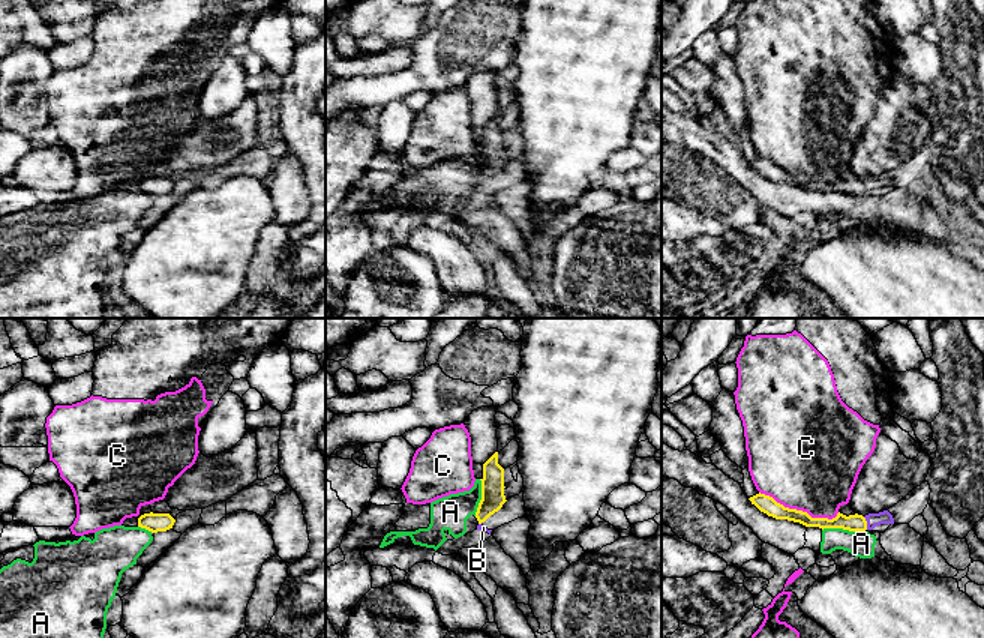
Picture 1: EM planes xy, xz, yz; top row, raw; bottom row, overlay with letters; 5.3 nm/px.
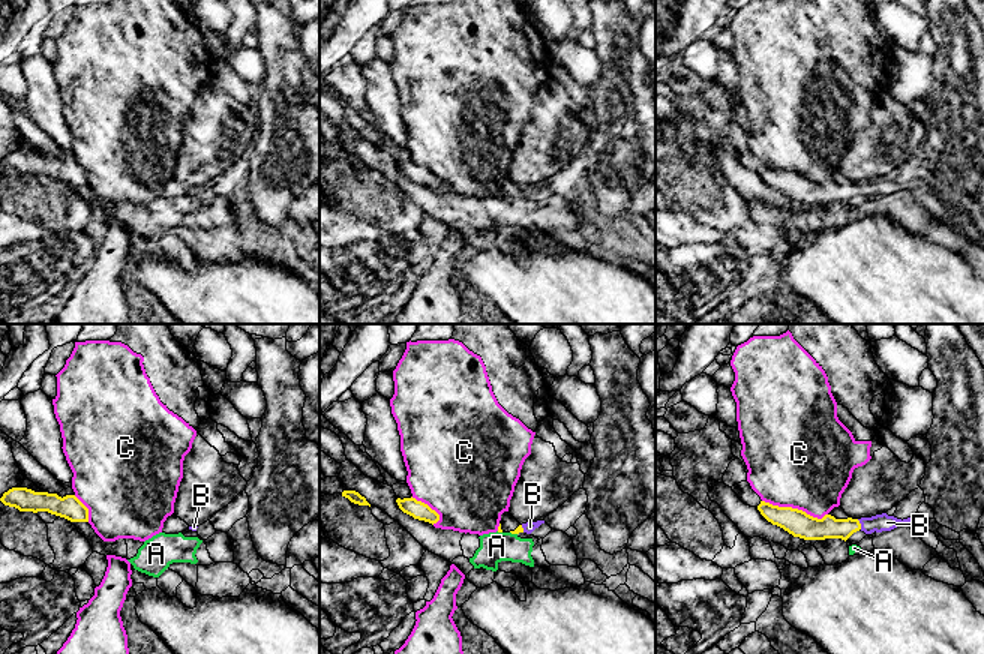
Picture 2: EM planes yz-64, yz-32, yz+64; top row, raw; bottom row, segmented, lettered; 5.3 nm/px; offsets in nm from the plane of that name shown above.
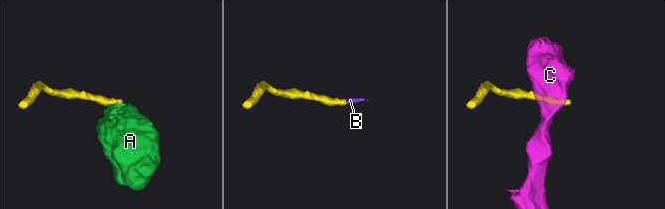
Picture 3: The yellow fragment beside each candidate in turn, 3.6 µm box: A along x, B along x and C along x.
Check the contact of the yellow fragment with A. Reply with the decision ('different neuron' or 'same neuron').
different neuron

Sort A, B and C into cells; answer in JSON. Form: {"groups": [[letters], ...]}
{"groups": [["A"], ["B"], ["C"]]}

